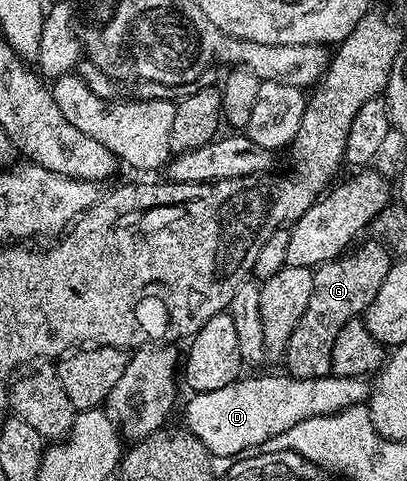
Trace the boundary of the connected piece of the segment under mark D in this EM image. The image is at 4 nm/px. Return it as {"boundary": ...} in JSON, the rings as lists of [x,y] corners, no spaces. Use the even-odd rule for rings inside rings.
{"boundary":[[[290,375],[283,377],[240,376],[229,387],[217,391],[195,393],[187,405],[186,432],[191,433],[216,458],[235,459],[248,451],[258,450],[266,441],[274,442],[289,427],[305,419],[330,413],[340,413],[354,405],[362,405],[371,396],[372,386],[367,377],[314,377],[301,379]]]}

